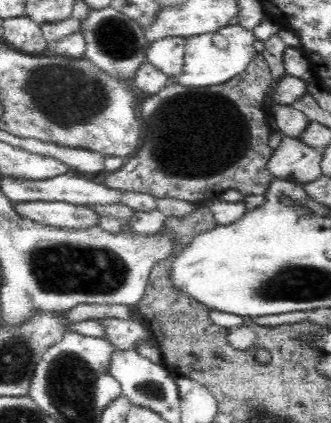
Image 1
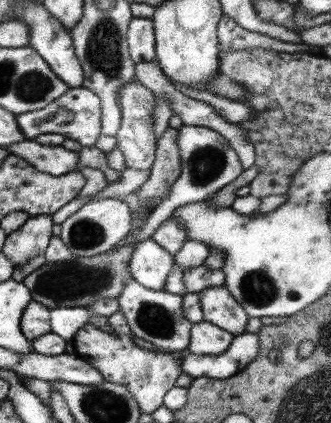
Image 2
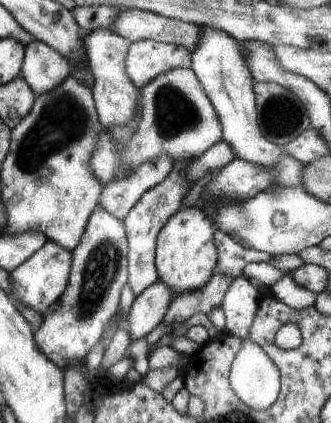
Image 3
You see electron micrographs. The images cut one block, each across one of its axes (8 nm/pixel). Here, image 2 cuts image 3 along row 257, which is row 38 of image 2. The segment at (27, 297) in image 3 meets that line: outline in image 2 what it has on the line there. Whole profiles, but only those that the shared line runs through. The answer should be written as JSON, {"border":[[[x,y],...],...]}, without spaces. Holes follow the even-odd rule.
{"border":[[[19,4],[17,6],[17,20],[23,20],[29,24],[29,46],[45,60],[45,64],[51,68],[51,72],[55,76],[61,78],[61,82],[65,82],[65,86],[71,90],[71,88],[79,88],[83,84],[83,70],[81,70],[81,64],[75,56],[75,46],[73,46],[73,40],[71,40],[71,34],[61,28],[61,24],[45,12],[43,4]]]}

